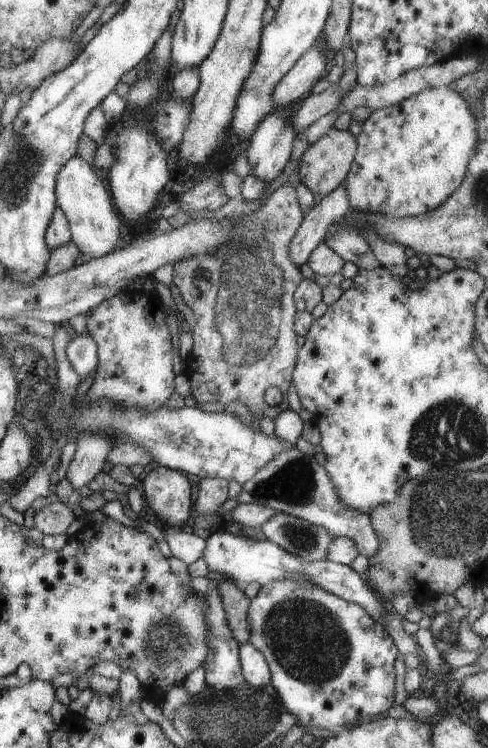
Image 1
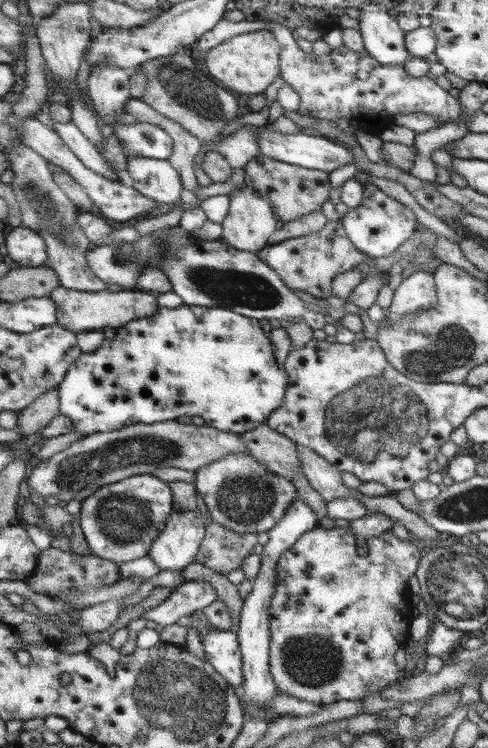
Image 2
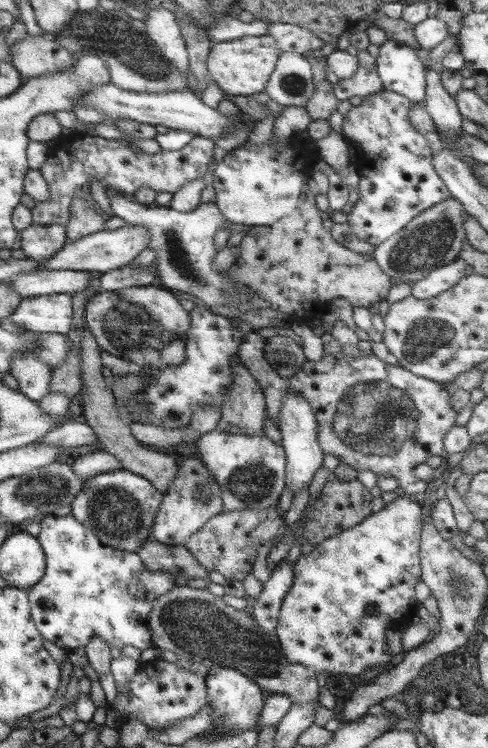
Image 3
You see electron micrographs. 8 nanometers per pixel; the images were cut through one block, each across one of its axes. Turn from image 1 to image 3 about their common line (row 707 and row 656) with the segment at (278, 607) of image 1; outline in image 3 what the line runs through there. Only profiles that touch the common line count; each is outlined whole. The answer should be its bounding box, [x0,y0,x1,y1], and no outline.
[277,493,422,681]

